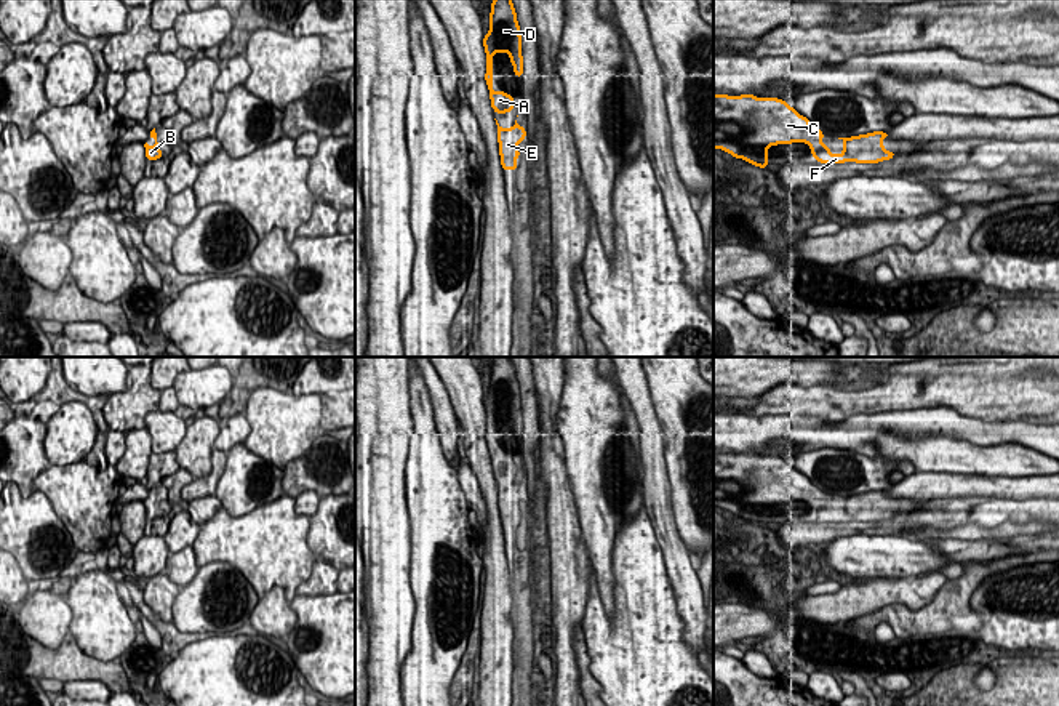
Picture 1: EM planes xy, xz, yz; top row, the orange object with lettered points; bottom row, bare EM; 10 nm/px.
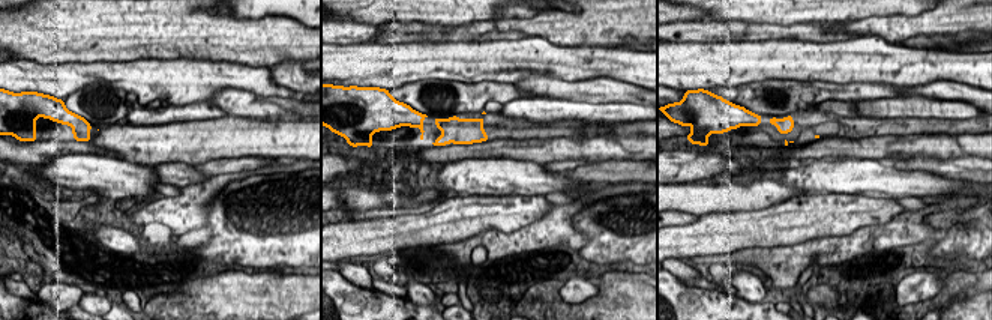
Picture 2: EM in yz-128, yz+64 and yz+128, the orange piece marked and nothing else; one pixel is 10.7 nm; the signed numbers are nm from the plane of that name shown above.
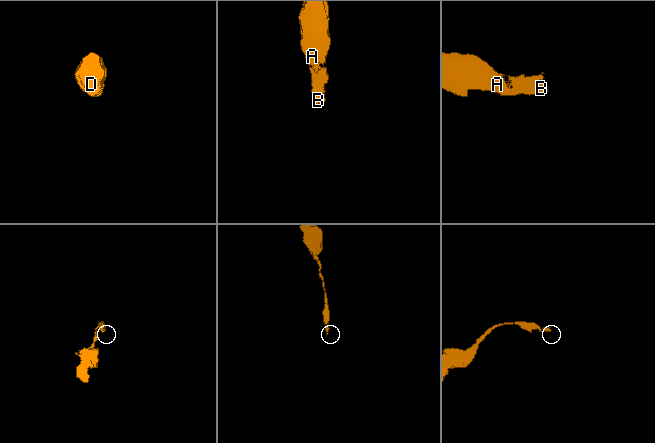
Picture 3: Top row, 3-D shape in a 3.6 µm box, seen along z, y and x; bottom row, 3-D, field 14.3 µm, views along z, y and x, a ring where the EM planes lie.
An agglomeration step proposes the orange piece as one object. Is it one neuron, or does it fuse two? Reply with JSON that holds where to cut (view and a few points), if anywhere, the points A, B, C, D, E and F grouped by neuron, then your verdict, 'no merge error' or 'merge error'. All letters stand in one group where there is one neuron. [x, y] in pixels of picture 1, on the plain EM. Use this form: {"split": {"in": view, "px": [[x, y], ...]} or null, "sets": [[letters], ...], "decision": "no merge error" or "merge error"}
{"split": null, "sets": [["A", "B", "C", "D", "E", "F"]], "decision": "no merge error"}

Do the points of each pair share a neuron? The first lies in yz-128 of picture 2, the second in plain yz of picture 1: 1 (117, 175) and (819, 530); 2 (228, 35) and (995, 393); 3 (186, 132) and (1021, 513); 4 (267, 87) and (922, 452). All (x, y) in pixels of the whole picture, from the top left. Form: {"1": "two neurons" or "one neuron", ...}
{"1": "two neurons", "2": "one neuron", "3": "one neuron", "4": "one neuron"}

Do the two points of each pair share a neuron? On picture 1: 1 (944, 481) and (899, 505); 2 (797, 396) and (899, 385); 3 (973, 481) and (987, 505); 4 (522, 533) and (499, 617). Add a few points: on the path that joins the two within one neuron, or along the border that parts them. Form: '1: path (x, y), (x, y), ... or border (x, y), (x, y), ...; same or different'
1: border (887, 495), (911, 500); different
2: path (823, 401), (874, 399); same
3: border (946, 498), (1003, 497), (1019, 501); different
4: border (504, 541), (512, 601), (509, 617); different

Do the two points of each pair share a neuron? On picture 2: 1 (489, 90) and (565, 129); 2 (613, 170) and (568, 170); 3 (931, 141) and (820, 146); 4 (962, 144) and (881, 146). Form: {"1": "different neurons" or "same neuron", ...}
{"1": "different neurons", "2": "same neuron", "3": "same neuron", "4": "same neuron"}

